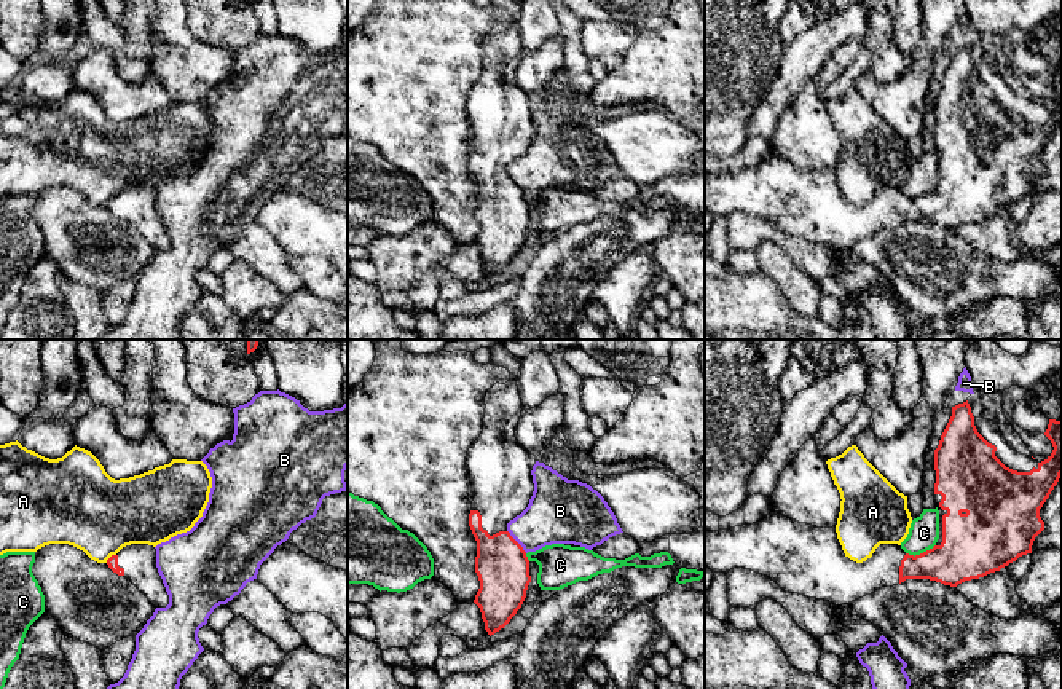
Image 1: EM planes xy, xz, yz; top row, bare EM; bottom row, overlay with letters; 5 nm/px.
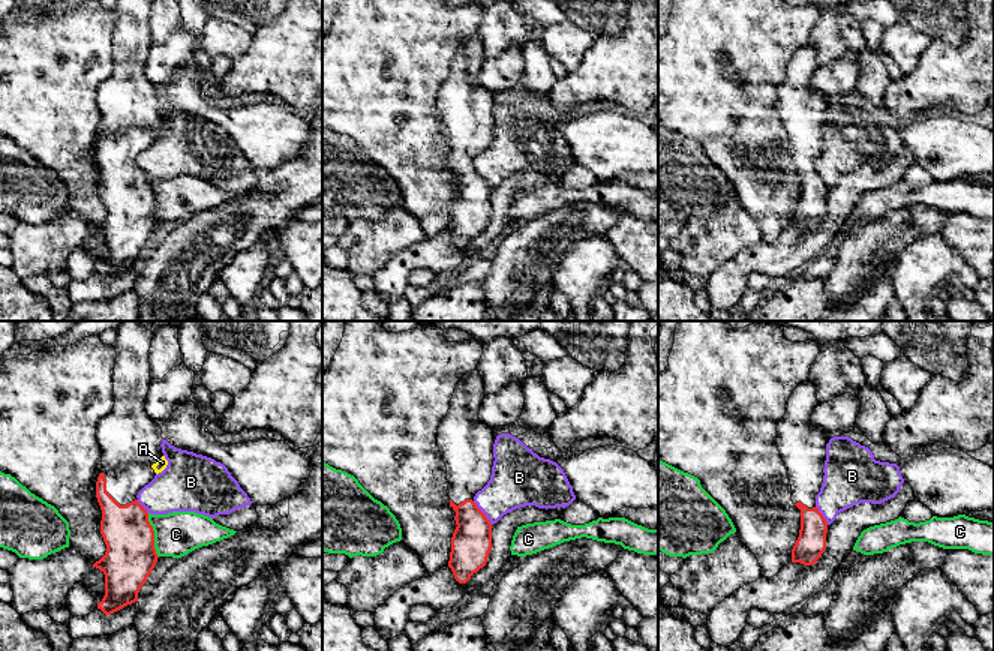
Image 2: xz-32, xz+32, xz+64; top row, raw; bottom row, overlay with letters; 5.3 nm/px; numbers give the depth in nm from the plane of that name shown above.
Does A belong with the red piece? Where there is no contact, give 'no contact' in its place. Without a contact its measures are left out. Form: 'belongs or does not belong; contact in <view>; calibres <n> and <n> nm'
does not belong; contact in xy; calibres 60 and 400 nm

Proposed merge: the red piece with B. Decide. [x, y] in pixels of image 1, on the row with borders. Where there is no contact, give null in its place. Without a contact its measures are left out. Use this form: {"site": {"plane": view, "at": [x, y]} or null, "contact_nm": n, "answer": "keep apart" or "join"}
{"site": {"plane": "xz", "at": [515, 541]}, "contact_nm": 160, "answer": "keep apart"}

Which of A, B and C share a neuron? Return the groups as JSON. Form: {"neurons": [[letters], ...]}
{"neurons": [["A"], ["B"], ["C"]]}

